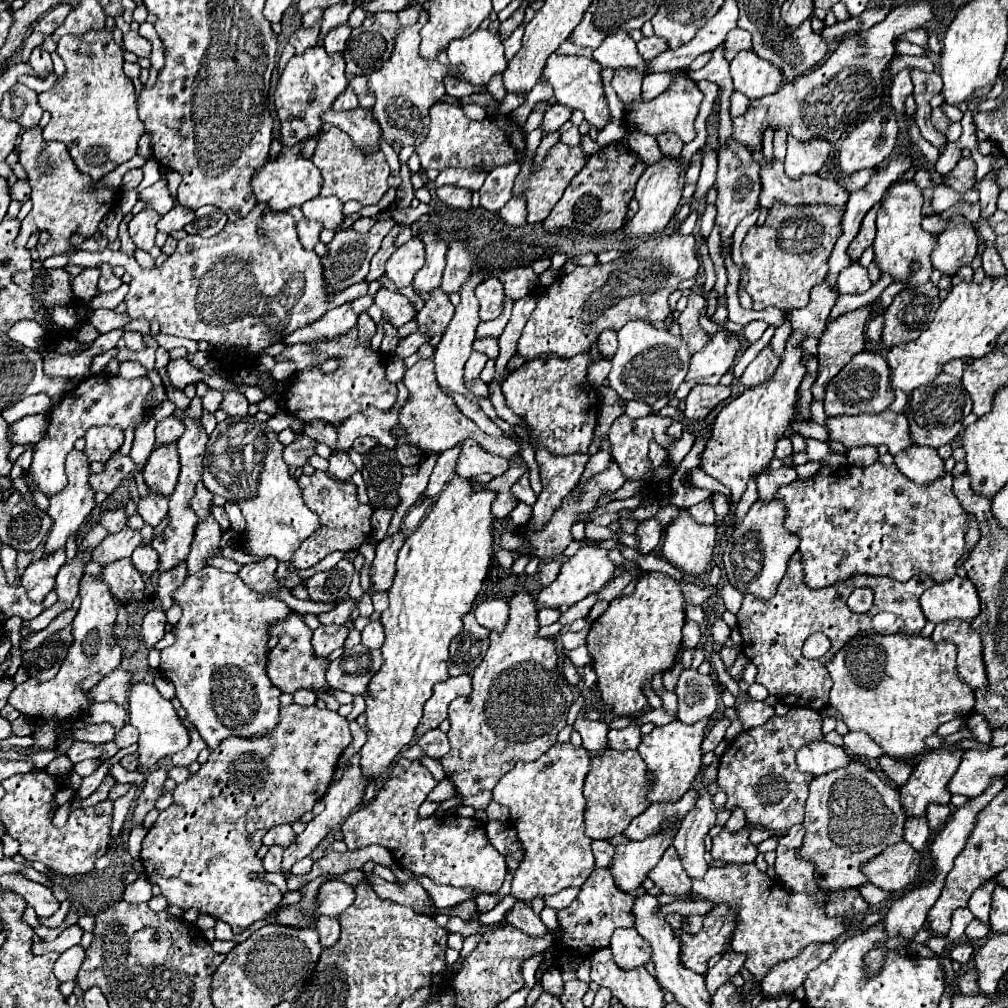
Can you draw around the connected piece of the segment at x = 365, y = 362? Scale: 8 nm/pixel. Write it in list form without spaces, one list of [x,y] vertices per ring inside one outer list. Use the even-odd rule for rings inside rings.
[[[353,329],[347,337],[341,337],[341,341],[289,345],[285,353],[277,357],[277,361],[283,361],[283,359],[293,359],[299,371],[295,375],[295,383],[287,391],[287,409],[293,417],[305,423],[313,419],[321,419],[339,427],[349,415],[359,413],[369,405],[375,405],[377,409],[387,411],[393,407],[397,399],[397,385],[385,379],[383,355],[375,353],[369,343],[357,343],[357,329]],[[311,347],[319,347],[321,355],[319,357],[311,355]],[[329,357],[339,357],[339,369],[333,373],[321,373],[317,365]]]

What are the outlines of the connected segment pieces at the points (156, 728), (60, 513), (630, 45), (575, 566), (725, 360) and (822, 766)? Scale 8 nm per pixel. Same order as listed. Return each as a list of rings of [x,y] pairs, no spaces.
[[[143,681],[135,683],[131,693],[129,693],[129,723],[139,729],[139,765],[137,771],[139,773],[149,773],[151,769],[155,769],[155,765],[165,759],[171,757],[177,751],[183,751],[189,745],[189,731],[183,725],[183,721],[177,717],[175,709],[171,701],[161,697],[160,693],[154,685],[147,685]]]
[[[71,451],[67,455],[67,465],[65,465],[65,473],[67,473],[67,487],[57,493],[55,497],[49,497],[49,517],[53,519],[53,525],[51,525],[51,531],[47,535],[47,541],[45,541],[45,551],[43,551],[43,557],[49,557],[51,553],[59,551],[65,547],[67,539],[71,535],[77,535],[81,523],[85,521],[85,517],[91,513],[91,509],[95,507],[95,495],[91,493],[91,489],[87,489],[87,477],[89,477],[89,461],[85,457],[85,453],[81,451]]]
[[[617,31],[605,37],[605,41],[593,51],[593,59],[601,65],[601,67],[611,67],[611,69],[619,69],[619,67],[635,67],[641,73],[645,73],[645,63],[643,57],[639,57],[637,53],[637,45],[635,41],[629,37],[627,31]]]
[[[583,547],[579,549],[571,559],[567,559],[563,565],[561,565],[561,571],[557,575],[557,579],[543,587],[537,595],[537,605],[539,607],[561,607],[561,605],[575,605],[577,601],[585,599],[589,593],[593,591],[599,591],[605,587],[605,583],[613,577],[613,571],[615,571],[615,565],[613,561],[607,557],[607,551],[605,549],[599,549],[599,547]]]
[[[725,331],[711,335],[711,341],[707,343],[707,347],[691,355],[687,379],[725,375],[731,369],[739,349],[741,349],[739,335],[733,335],[733,333],[727,335]]]
[[[815,741],[813,745],[803,745],[803,749],[799,749],[797,753],[799,769],[811,773],[813,777],[847,767],[849,763],[851,763],[851,757],[845,753],[845,749],[835,747],[827,741]]]

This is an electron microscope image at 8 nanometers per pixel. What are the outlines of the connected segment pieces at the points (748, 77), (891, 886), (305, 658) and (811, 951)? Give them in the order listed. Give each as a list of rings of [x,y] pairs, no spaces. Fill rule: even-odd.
[[[753,51],[735,55],[735,59],[731,61],[731,79],[735,91],[741,91],[749,99],[759,99],[763,95],[775,93],[775,89],[779,89],[779,85],[783,83],[779,67],[757,57]]]
[[[905,841],[885,849],[879,857],[869,861],[863,871],[869,875],[869,881],[885,891],[903,891],[909,885],[915,885],[921,877],[921,855],[911,849]]]
[[[291,611],[283,621],[269,627],[271,635],[279,637],[279,643],[270,651],[267,660],[267,675],[273,685],[277,685],[283,693],[293,693],[297,689],[329,689],[325,681],[325,659],[315,659],[311,647],[311,629],[305,625],[303,617]]]
[[[819,943],[809,945],[799,957],[775,965],[769,975],[761,981],[761,989],[767,997],[783,997],[793,995],[797,987],[803,985],[807,973],[815,967],[819,967],[821,961],[825,961],[833,953],[835,945],[831,943]]]

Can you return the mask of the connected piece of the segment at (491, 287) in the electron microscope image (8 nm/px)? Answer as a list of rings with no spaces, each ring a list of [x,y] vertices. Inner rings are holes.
[[[489,277],[475,287],[475,297],[479,299],[479,317],[481,321],[491,321],[503,311],[503,285],[497,277]]]

